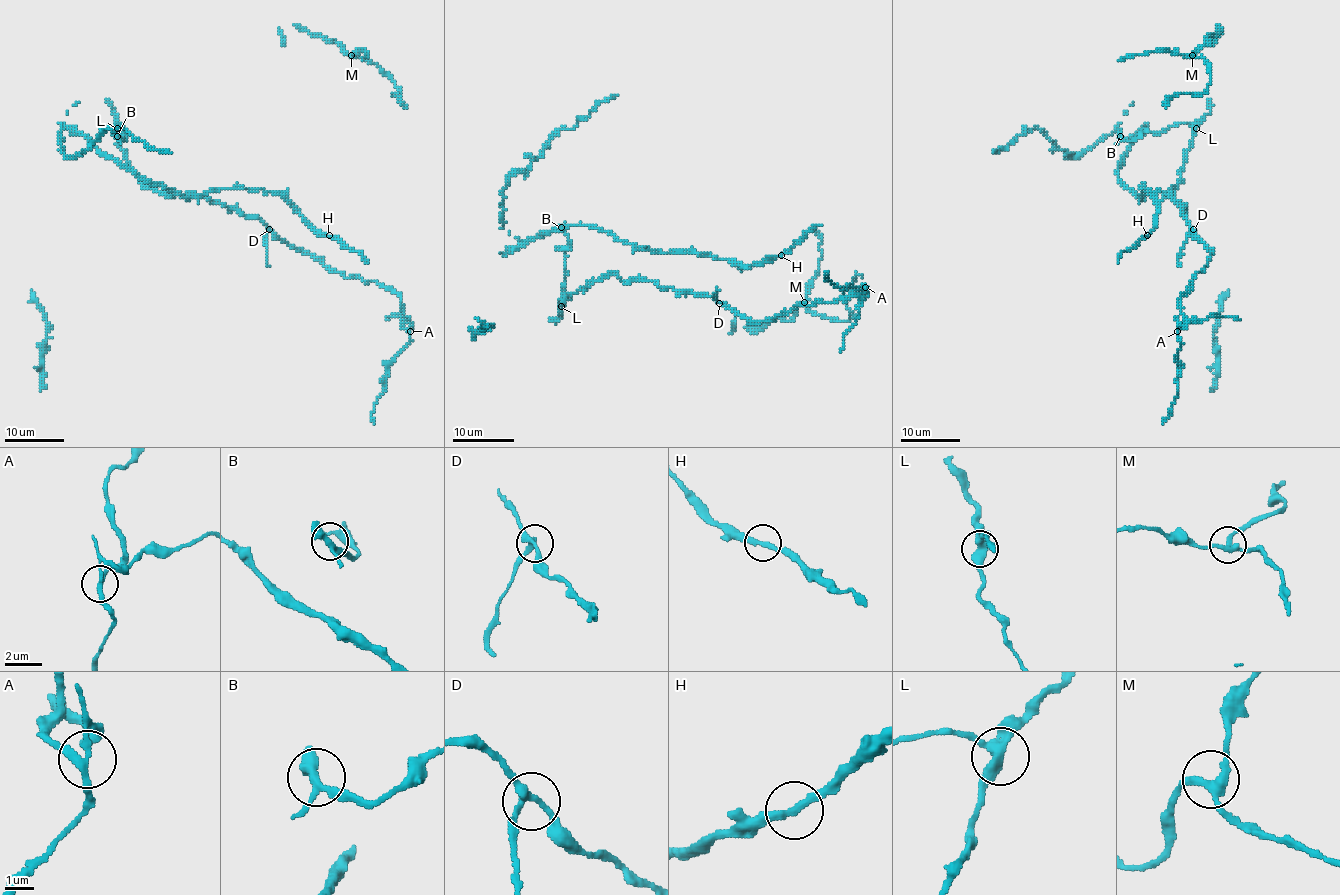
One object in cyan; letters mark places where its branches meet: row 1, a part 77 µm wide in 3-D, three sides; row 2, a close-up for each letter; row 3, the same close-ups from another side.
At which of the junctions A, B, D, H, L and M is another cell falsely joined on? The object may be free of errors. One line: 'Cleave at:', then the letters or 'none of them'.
Cleave at: A

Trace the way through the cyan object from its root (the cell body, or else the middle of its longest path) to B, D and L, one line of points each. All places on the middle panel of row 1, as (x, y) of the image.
B: (566, 261), (566, 249), (570, 241), (561, 227)
D: (566, 261), (561, 305), (612, 272), (626, 283), (651, 280), (708, 294), (719, 303)
L: (566, 261), (561, 306)

